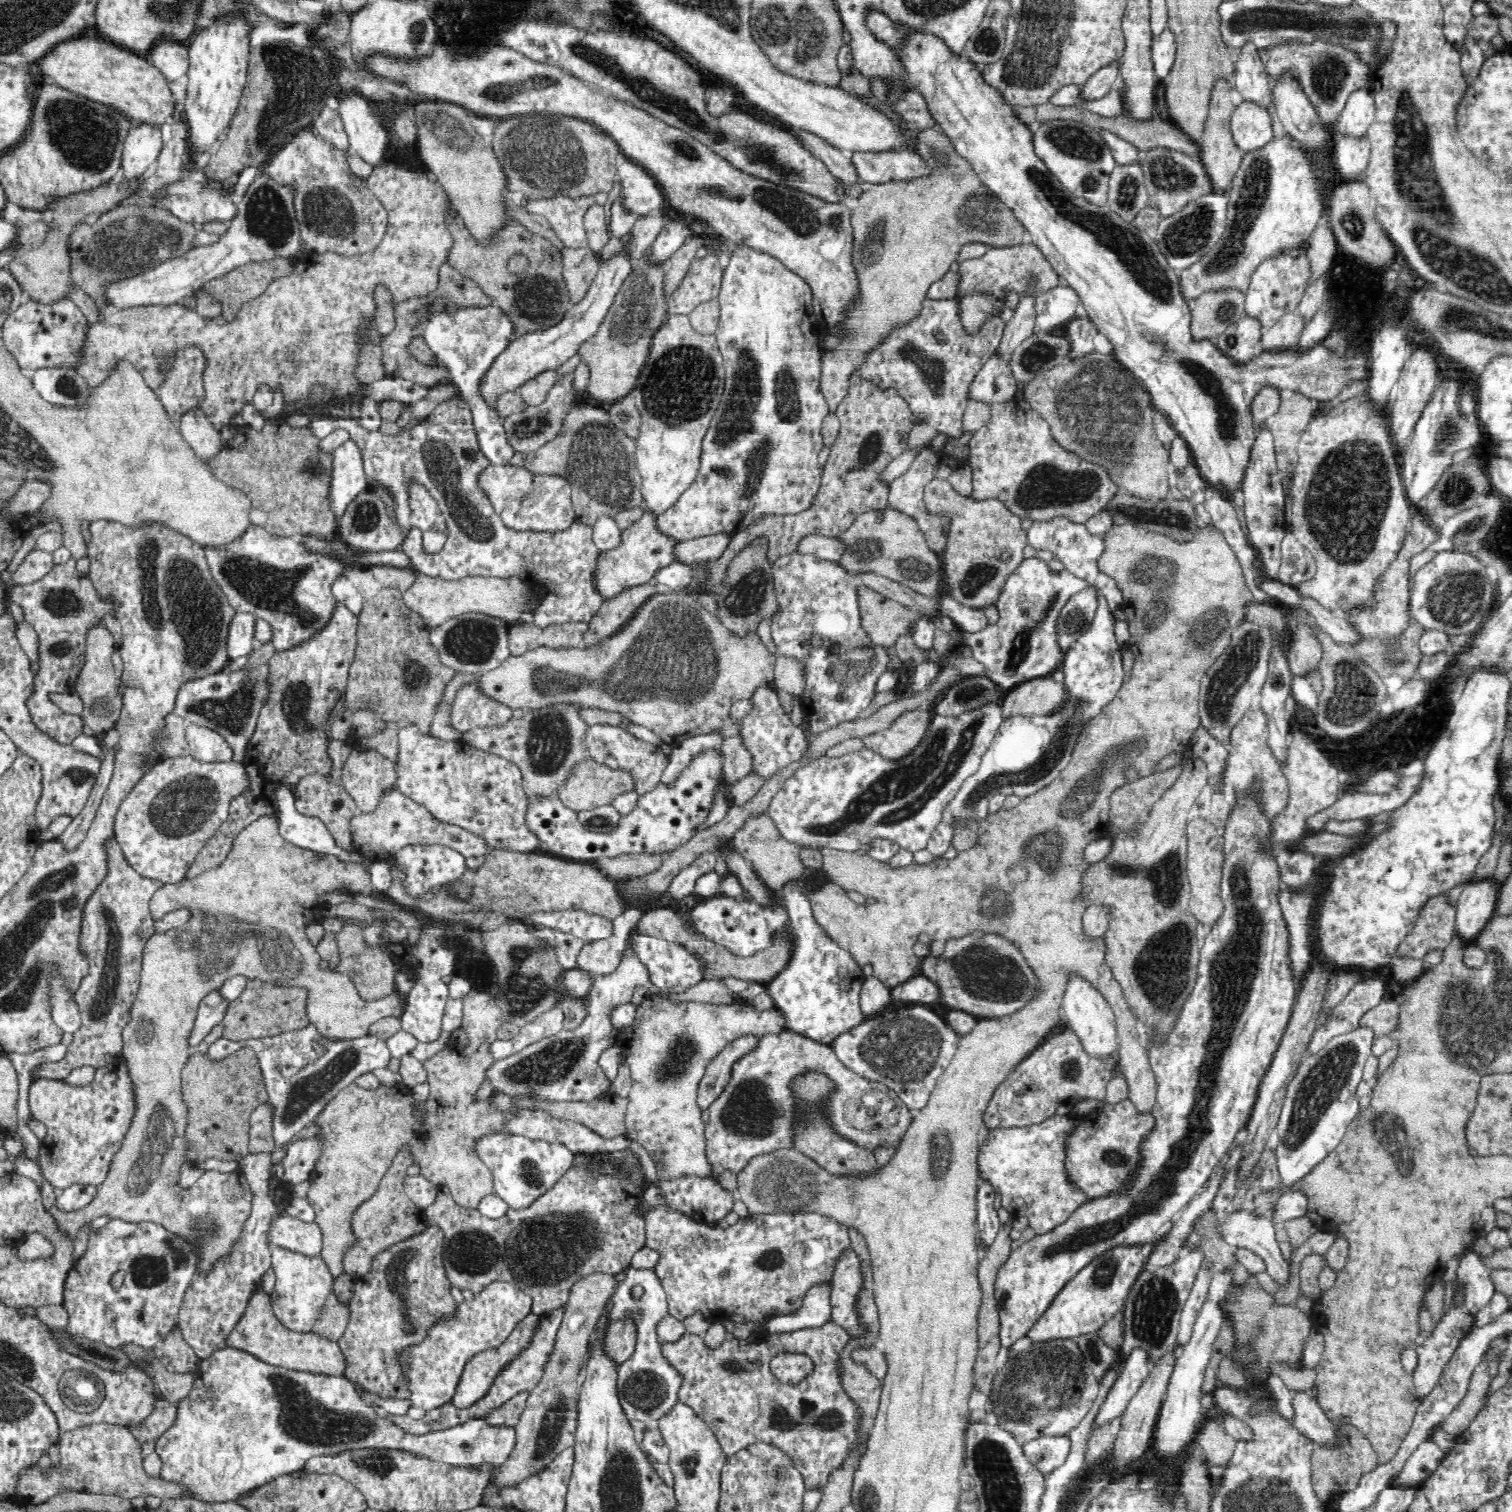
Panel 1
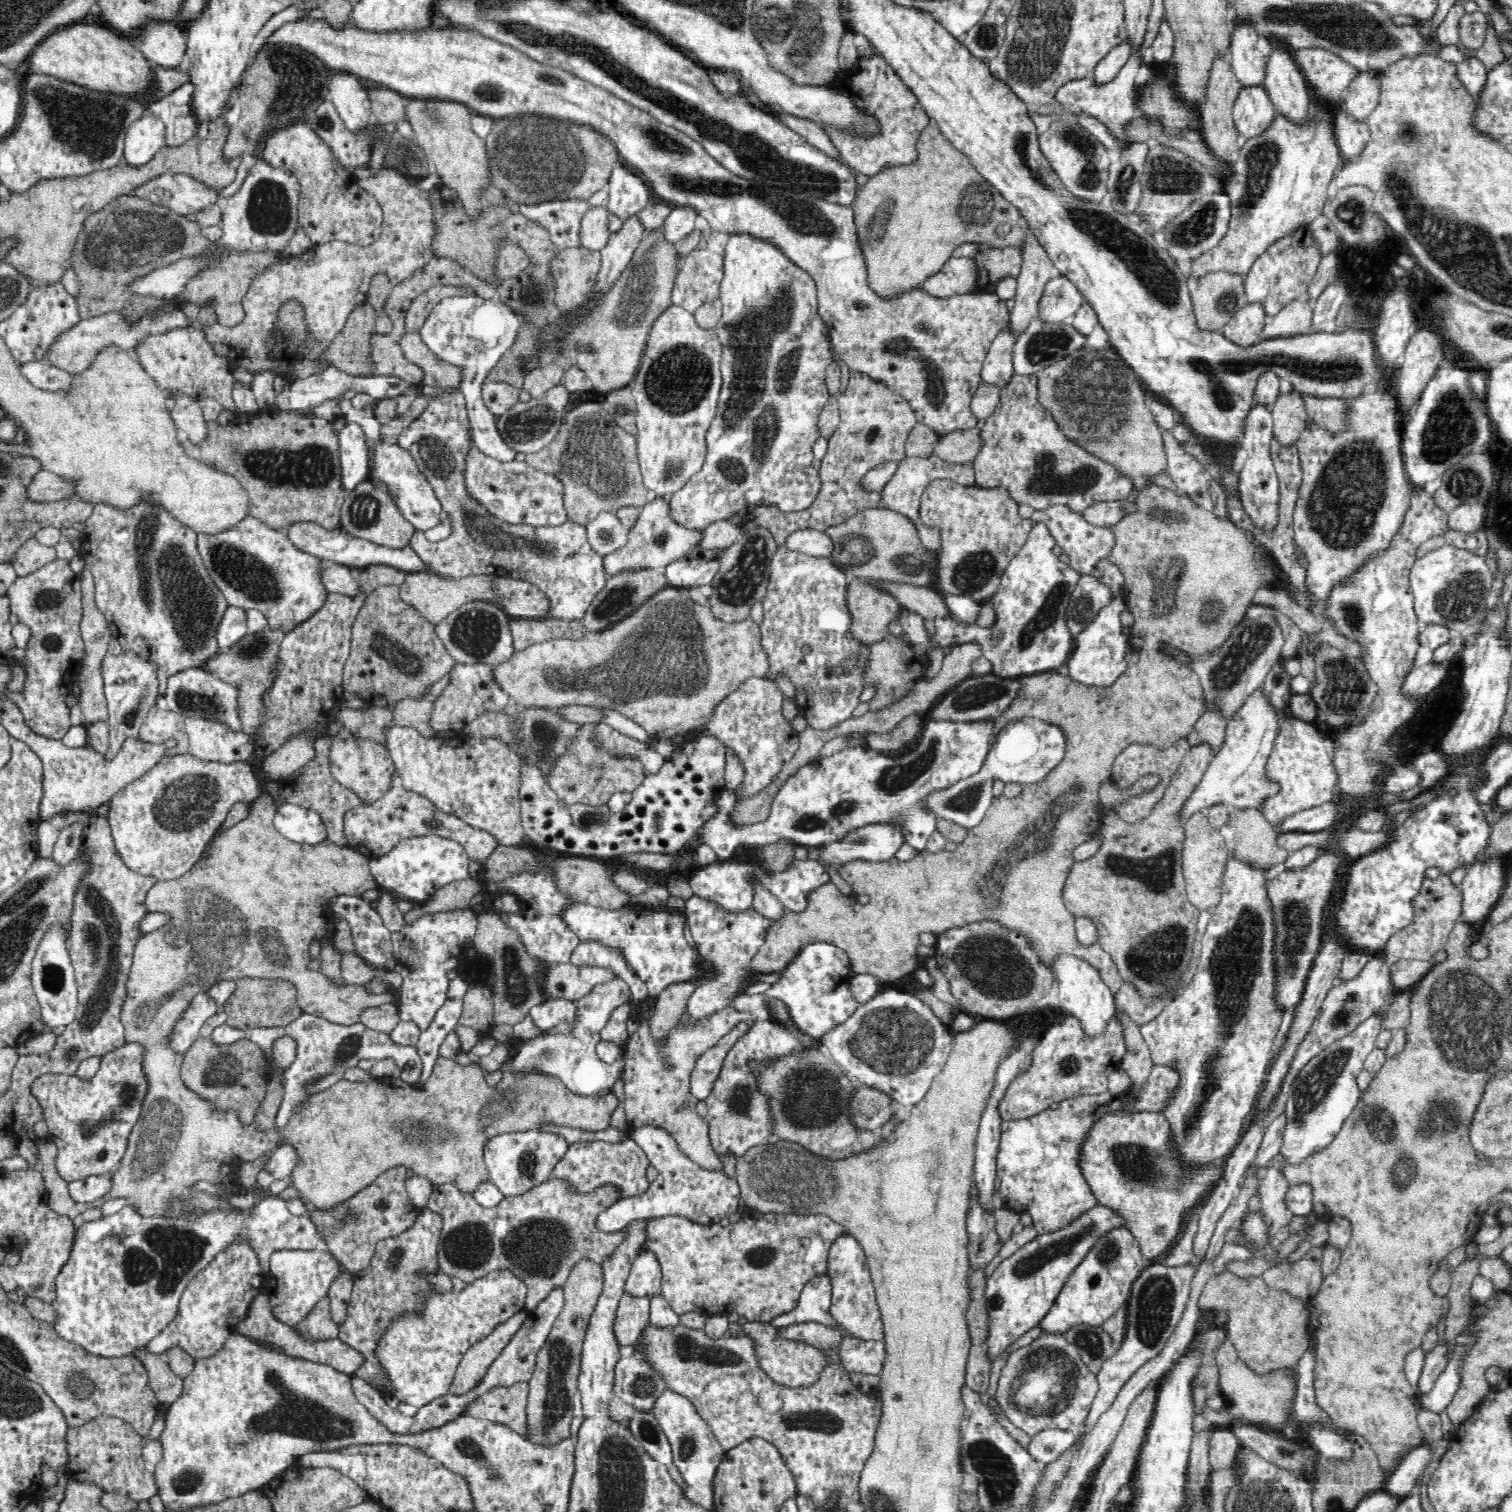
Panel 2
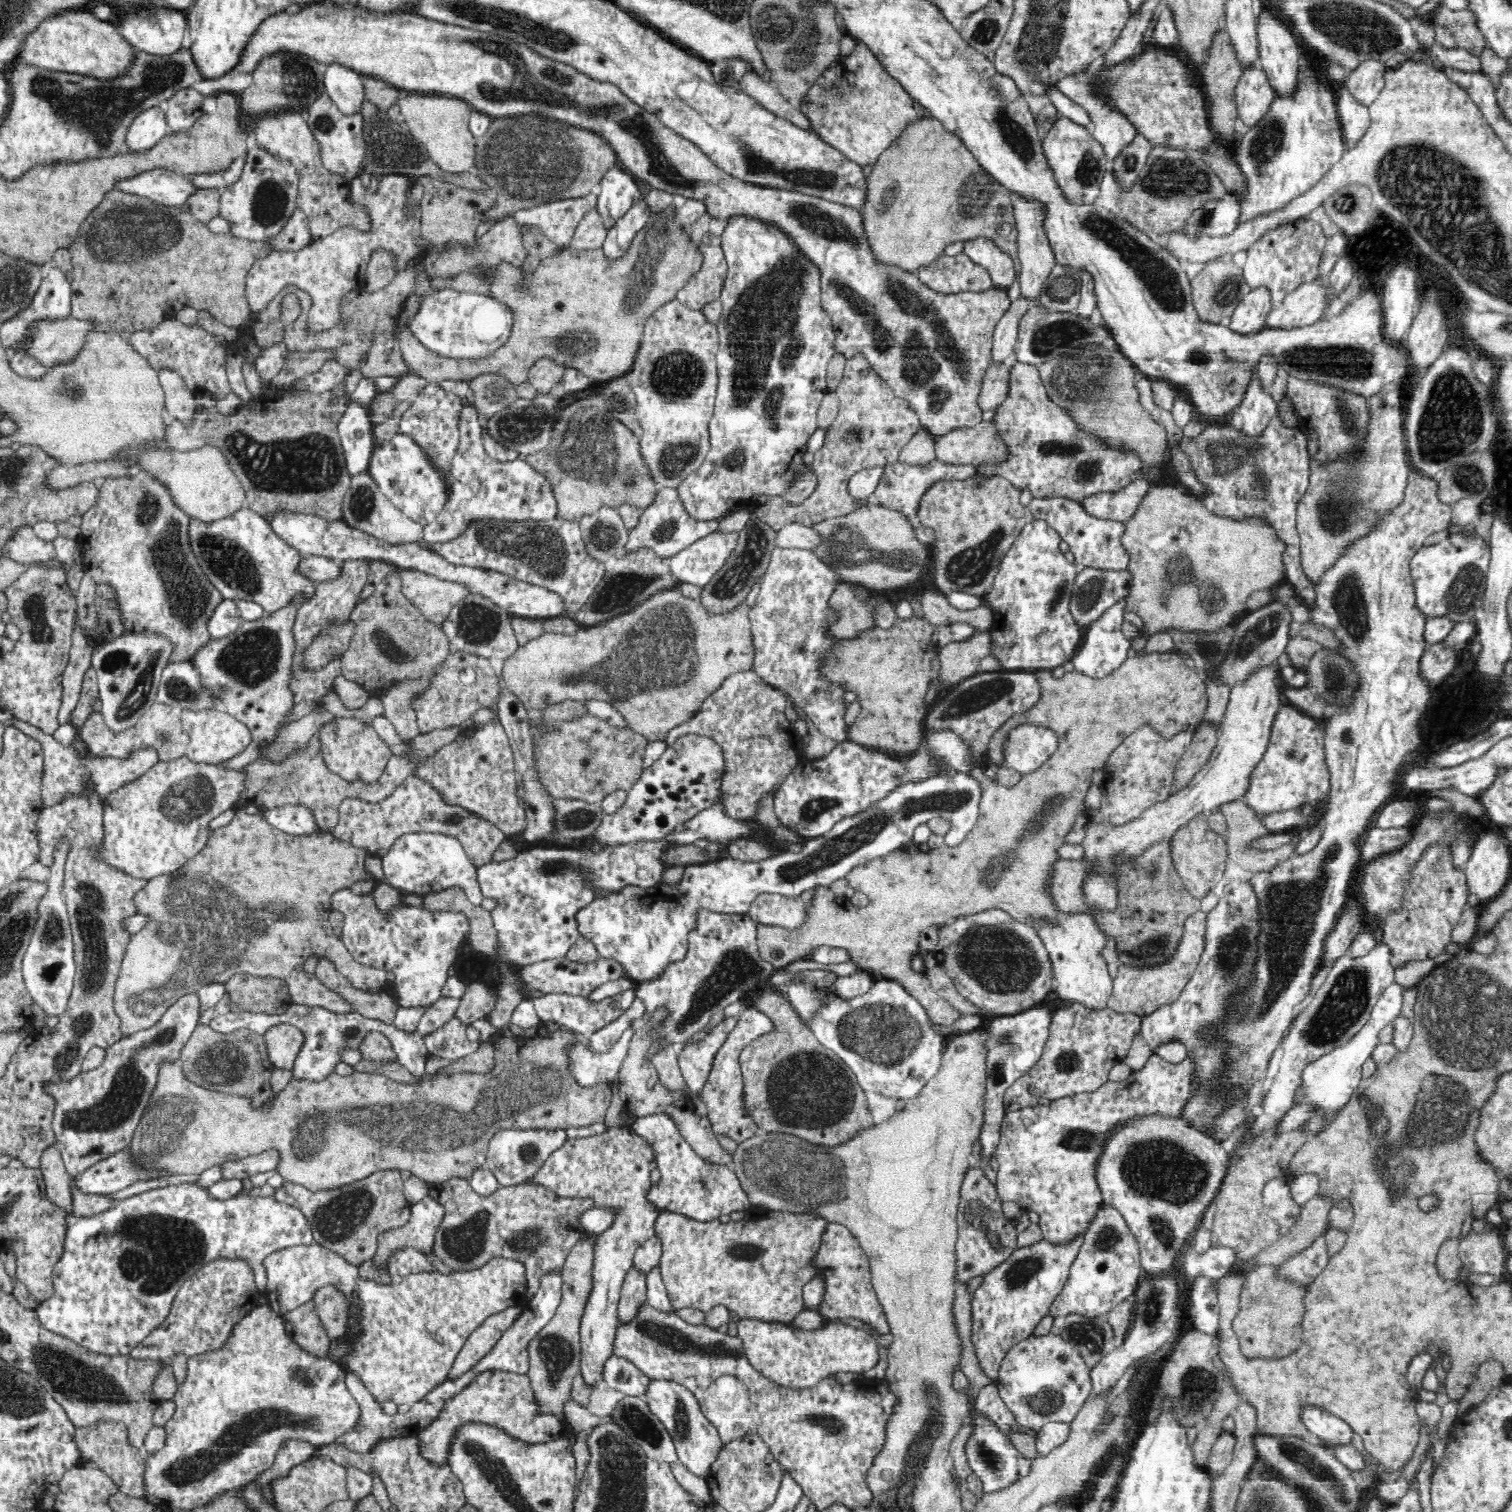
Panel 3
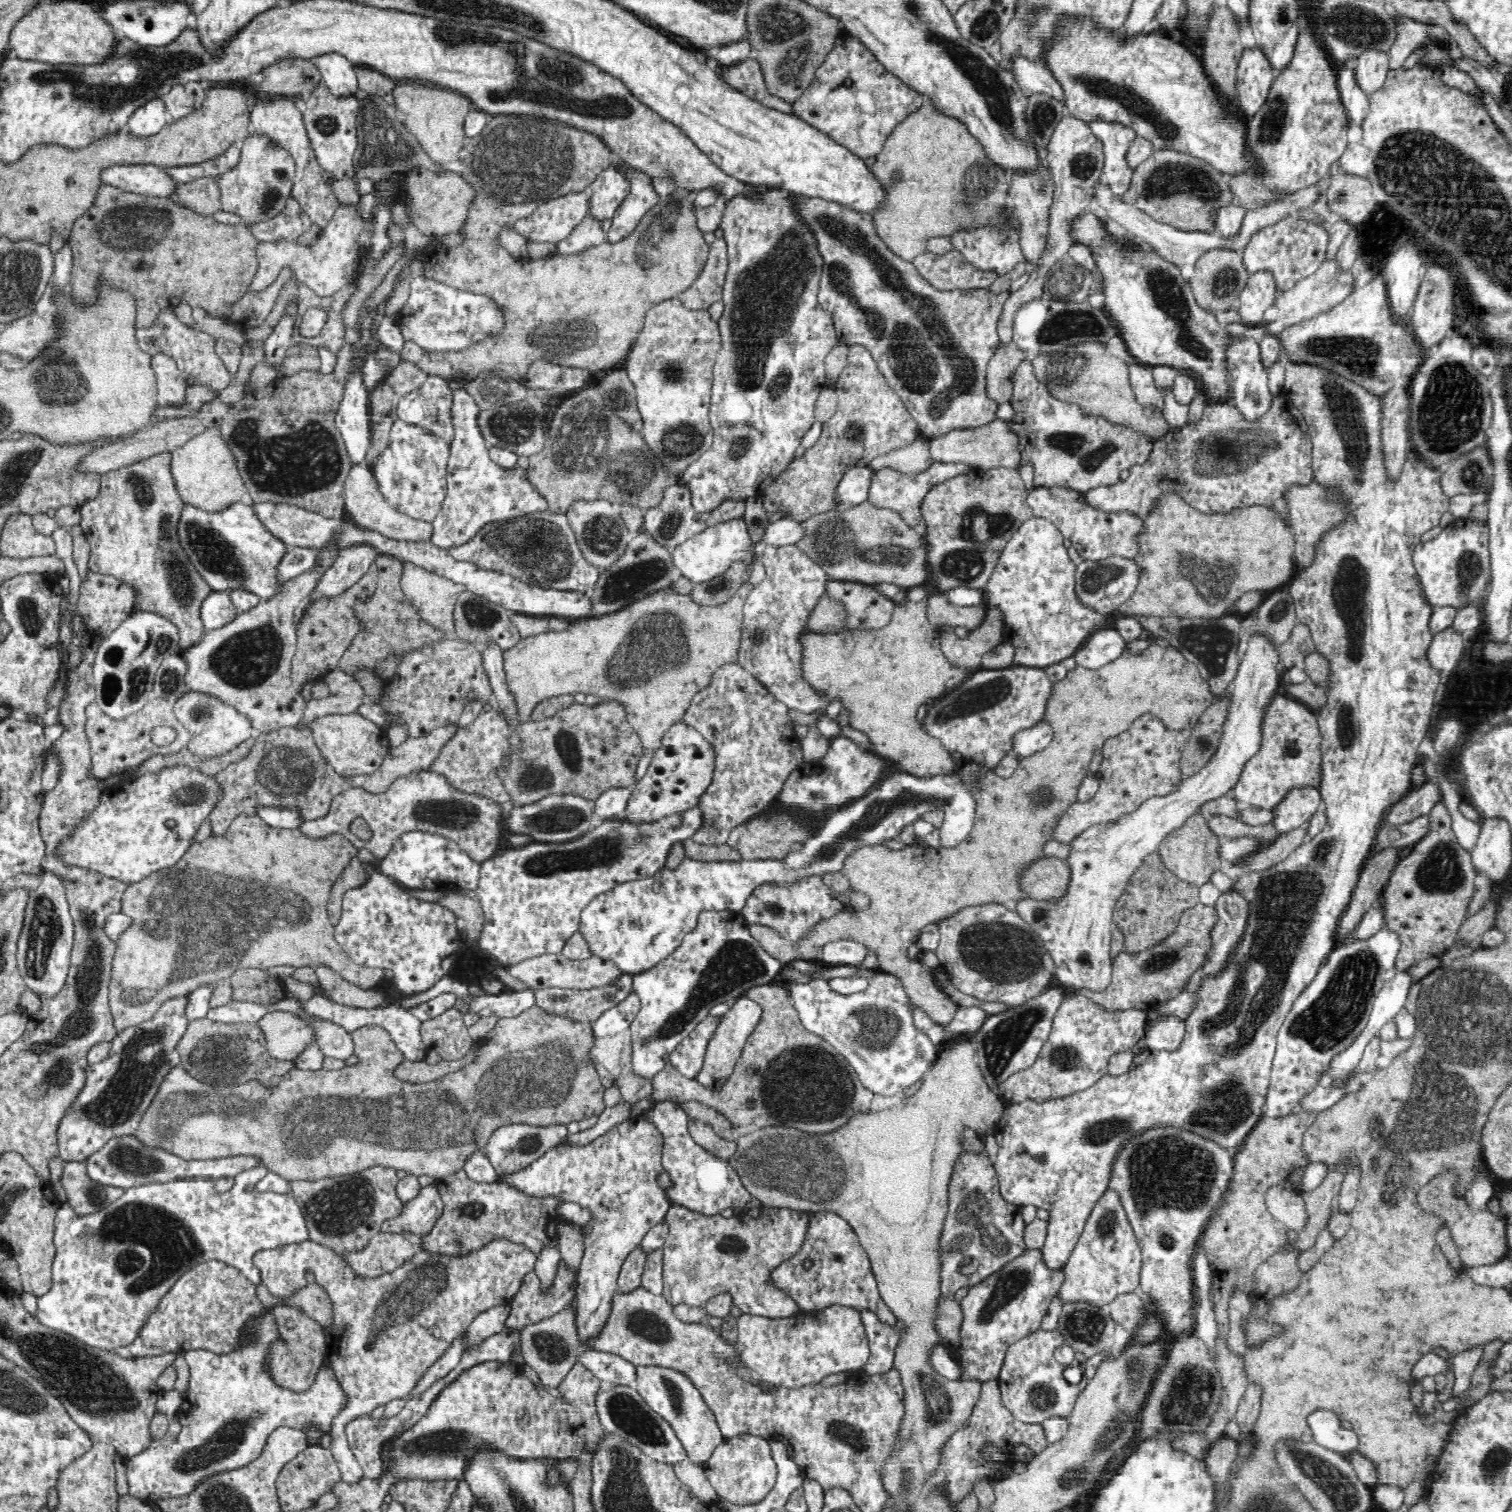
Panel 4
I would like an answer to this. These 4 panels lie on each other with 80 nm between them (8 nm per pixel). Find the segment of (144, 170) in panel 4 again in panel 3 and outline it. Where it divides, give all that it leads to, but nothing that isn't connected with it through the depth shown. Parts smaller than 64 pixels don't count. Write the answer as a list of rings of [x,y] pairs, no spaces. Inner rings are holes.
[[[154,168],[116,182],[116,189],[180,209],[188,206],[188,198],[196,188],[190,177],[164,168]]]

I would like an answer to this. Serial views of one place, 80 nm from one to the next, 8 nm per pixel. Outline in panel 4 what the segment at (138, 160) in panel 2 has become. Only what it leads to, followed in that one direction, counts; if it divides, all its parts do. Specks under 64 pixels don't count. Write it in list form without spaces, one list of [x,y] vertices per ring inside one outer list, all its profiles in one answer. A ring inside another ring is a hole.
[[[154,98],[132,113],[126,127],[136,135],[147,136],[159,132],[169,120],[169,112],[163,99]]]

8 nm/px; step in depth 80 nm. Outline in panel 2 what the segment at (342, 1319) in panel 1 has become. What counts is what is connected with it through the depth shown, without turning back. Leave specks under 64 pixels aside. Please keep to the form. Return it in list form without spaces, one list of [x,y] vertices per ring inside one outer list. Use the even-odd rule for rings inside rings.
[[[321,1298],[312,1313],[293,1330],[312,1341],[338,1338],[339,1326],[332,1320],[330,1313],[330,1298]]]

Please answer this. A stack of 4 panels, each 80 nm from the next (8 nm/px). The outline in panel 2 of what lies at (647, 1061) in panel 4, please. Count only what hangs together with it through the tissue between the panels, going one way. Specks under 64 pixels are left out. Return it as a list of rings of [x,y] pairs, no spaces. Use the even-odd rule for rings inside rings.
[[[693,895],[686,901],[686,911],[689,918],[691,935],[697,944],[695,952],[695,977],[690,983],[696,985],[686,1008],[684,1008],[685,1028],[694,1028],[702,1018],[706,1018],[713,1012],[720,1011],[733,999],[742,993],[745,987],[750,986],[752,973],[752,958],[758,952],[764,942],[766,930],[773,922],[759,914],[753,907],[748,912],[738,914],[722,911],[714,903],[707,903],[699,896]],[[701,962],[707,962],[713,966],[715,973],[706,973],[701,968]]]

